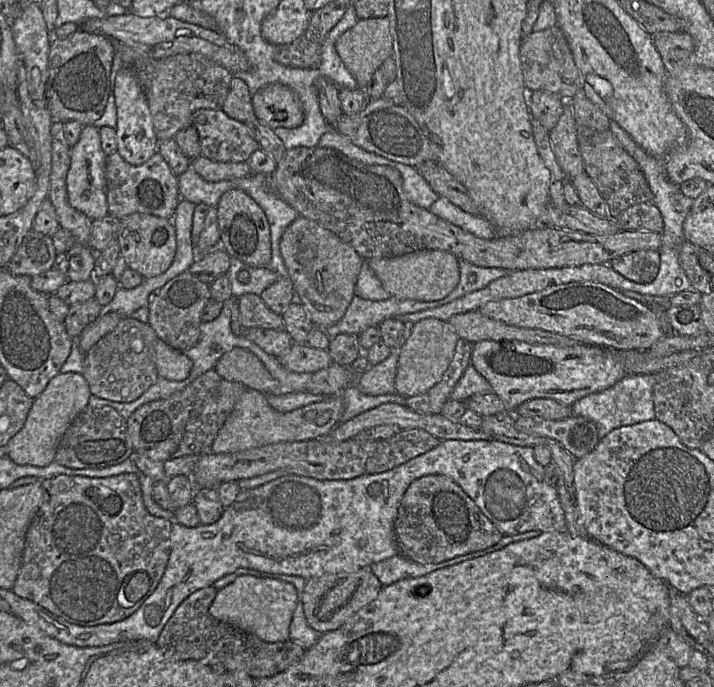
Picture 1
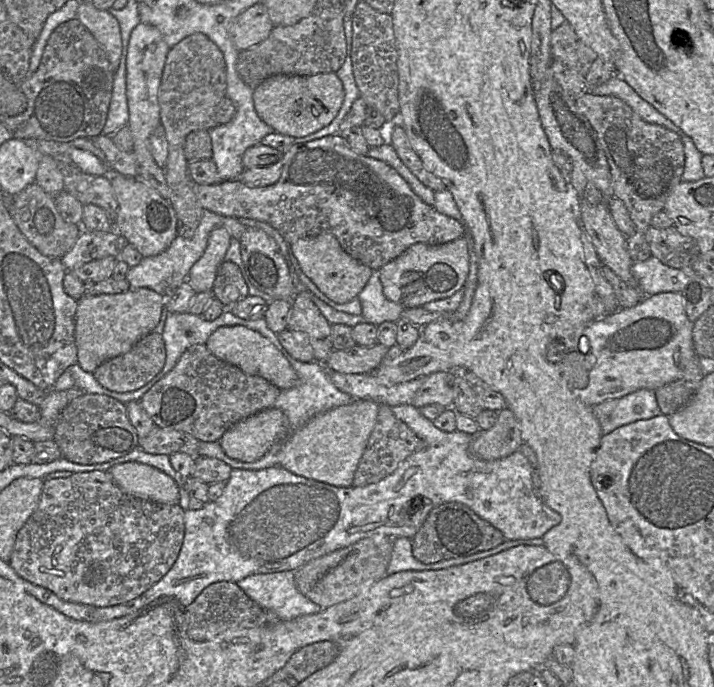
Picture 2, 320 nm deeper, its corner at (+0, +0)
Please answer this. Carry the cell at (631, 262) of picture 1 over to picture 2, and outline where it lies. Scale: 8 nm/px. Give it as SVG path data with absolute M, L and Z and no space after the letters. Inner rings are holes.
M590 88L576 99L576 106L597 133L610 168L613 195L623 201L635 225L635 232L627 237L630 258L642 262L653 256L645 237L651 219L664 209L668 195L681 181L683 143L675 132L643 121L621 99L593 94Z

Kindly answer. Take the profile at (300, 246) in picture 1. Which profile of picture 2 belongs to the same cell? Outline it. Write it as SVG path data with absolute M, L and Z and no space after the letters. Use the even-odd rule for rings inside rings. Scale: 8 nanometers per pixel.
M331 233L300 238L290 247L304 274L321 292L336 303L347 303L356 298L374 272L372 268L348 254Z

